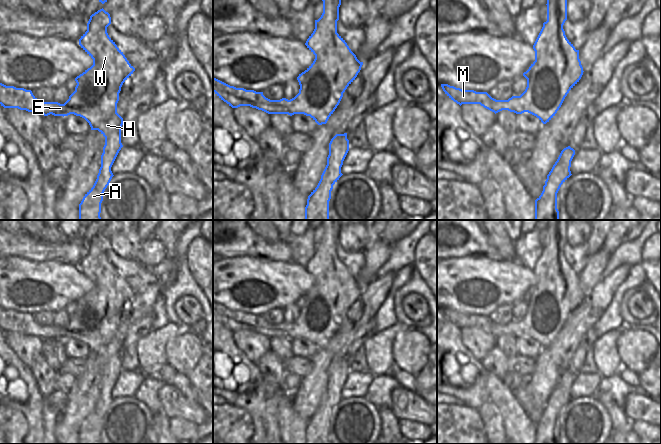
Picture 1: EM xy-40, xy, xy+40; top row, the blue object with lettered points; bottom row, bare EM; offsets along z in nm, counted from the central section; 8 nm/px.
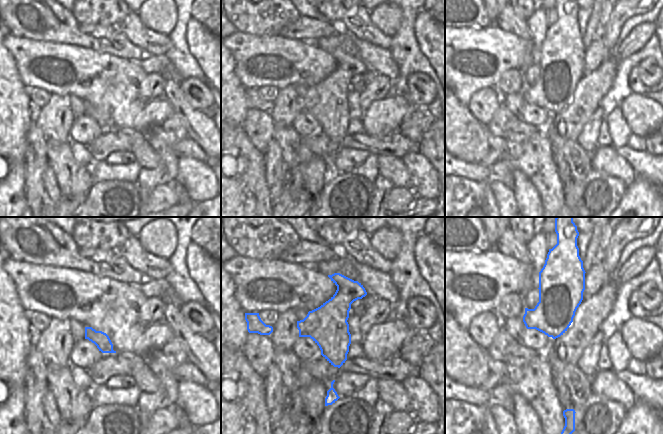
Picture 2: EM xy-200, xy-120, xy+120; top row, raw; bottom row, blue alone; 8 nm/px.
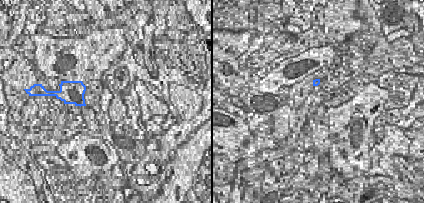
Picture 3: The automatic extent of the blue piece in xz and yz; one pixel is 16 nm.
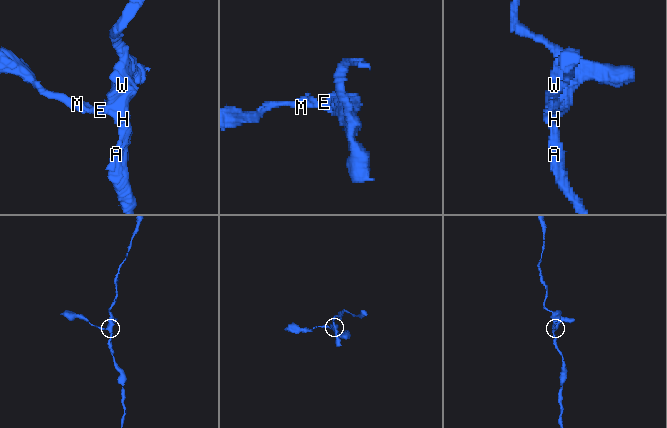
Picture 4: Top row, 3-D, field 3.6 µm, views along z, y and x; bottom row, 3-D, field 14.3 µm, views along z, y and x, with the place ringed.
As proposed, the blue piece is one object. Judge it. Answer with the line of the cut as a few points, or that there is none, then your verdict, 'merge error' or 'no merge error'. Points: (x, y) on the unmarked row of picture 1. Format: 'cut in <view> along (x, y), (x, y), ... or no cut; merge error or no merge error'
no cut; no merge error

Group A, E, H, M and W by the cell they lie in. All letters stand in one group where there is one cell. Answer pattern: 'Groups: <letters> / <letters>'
Groups: A E H M W.

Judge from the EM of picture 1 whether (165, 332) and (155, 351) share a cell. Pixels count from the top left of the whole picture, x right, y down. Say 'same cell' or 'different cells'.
same cell

